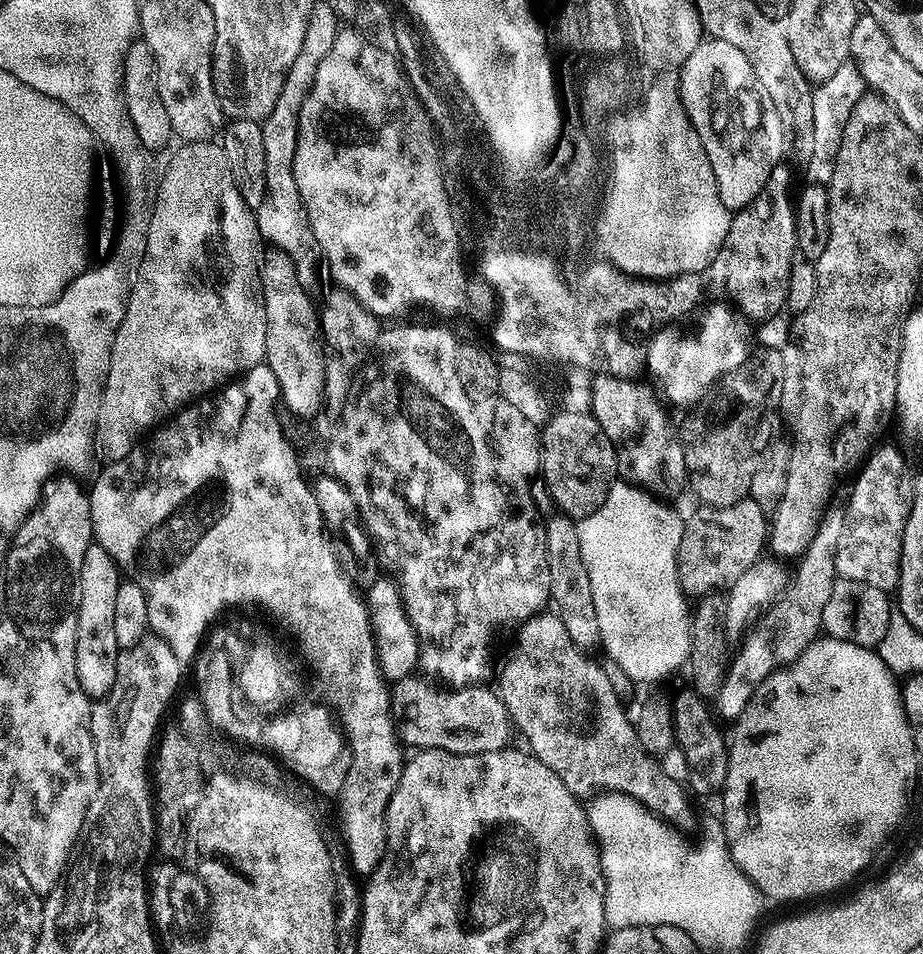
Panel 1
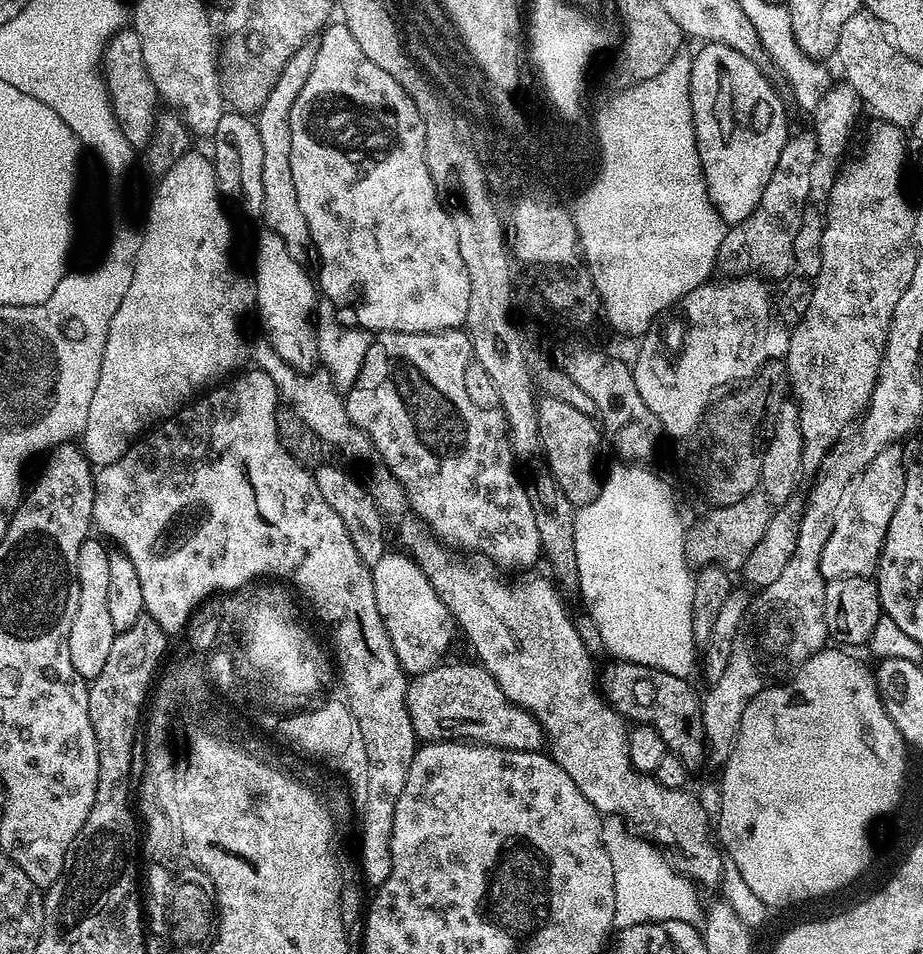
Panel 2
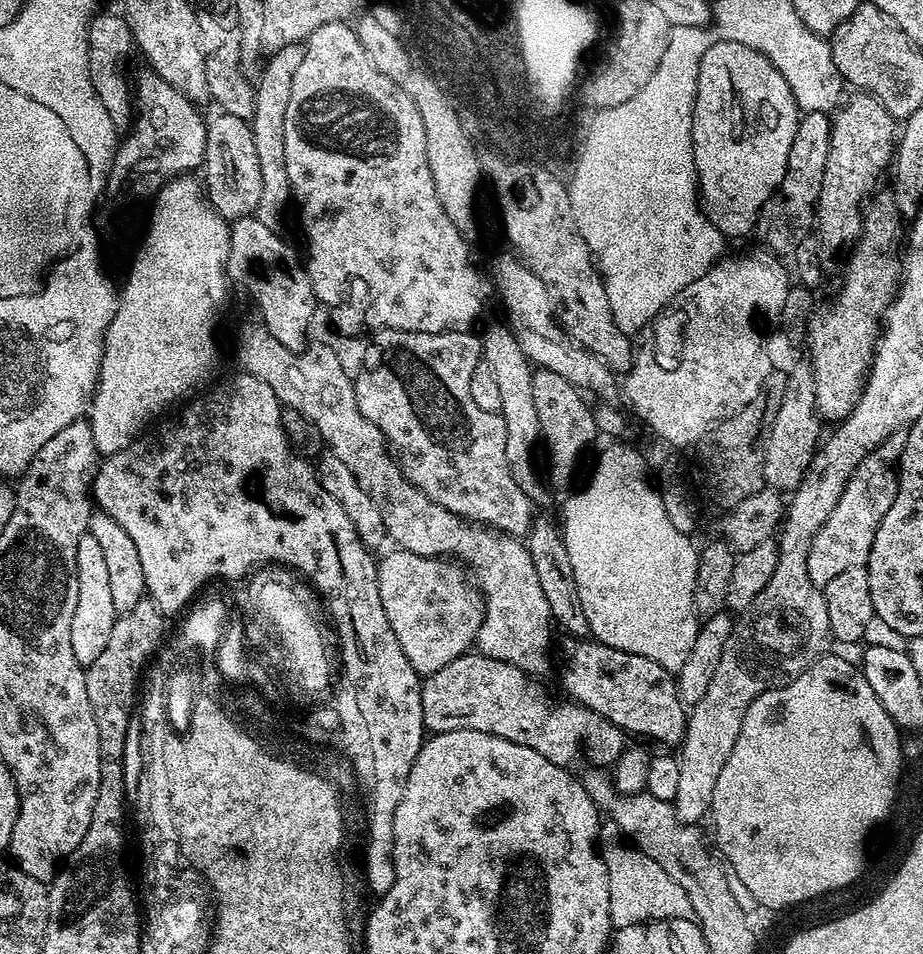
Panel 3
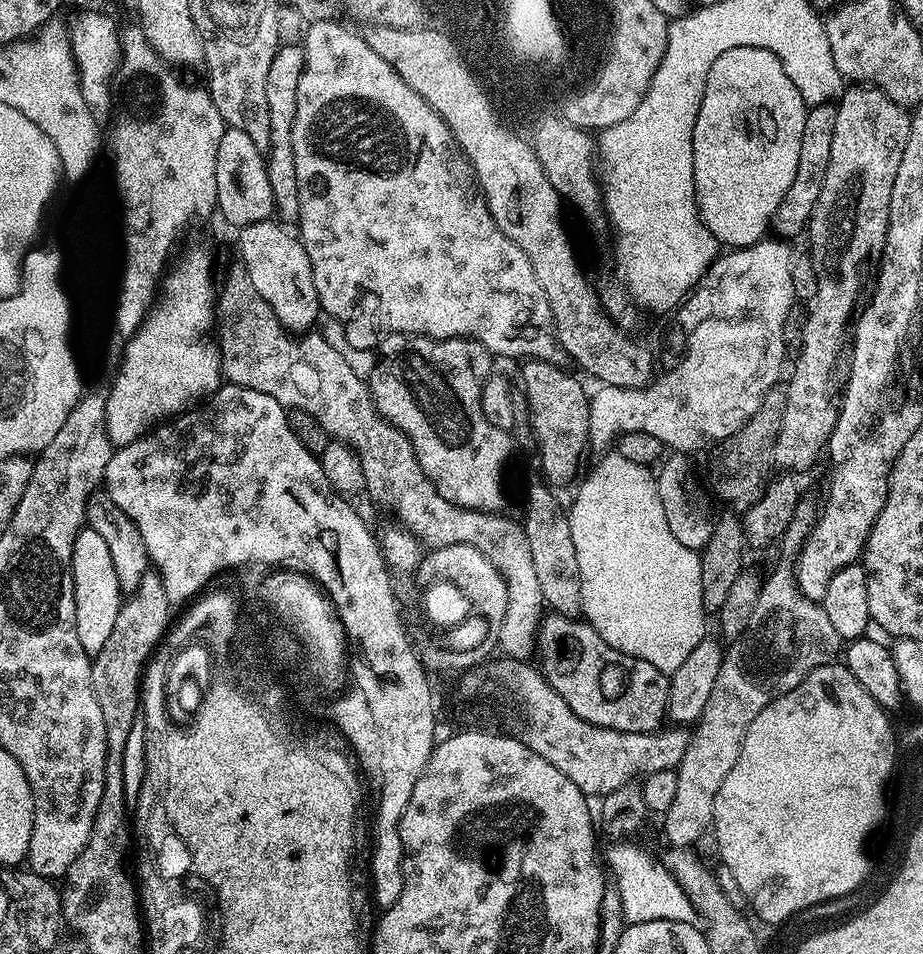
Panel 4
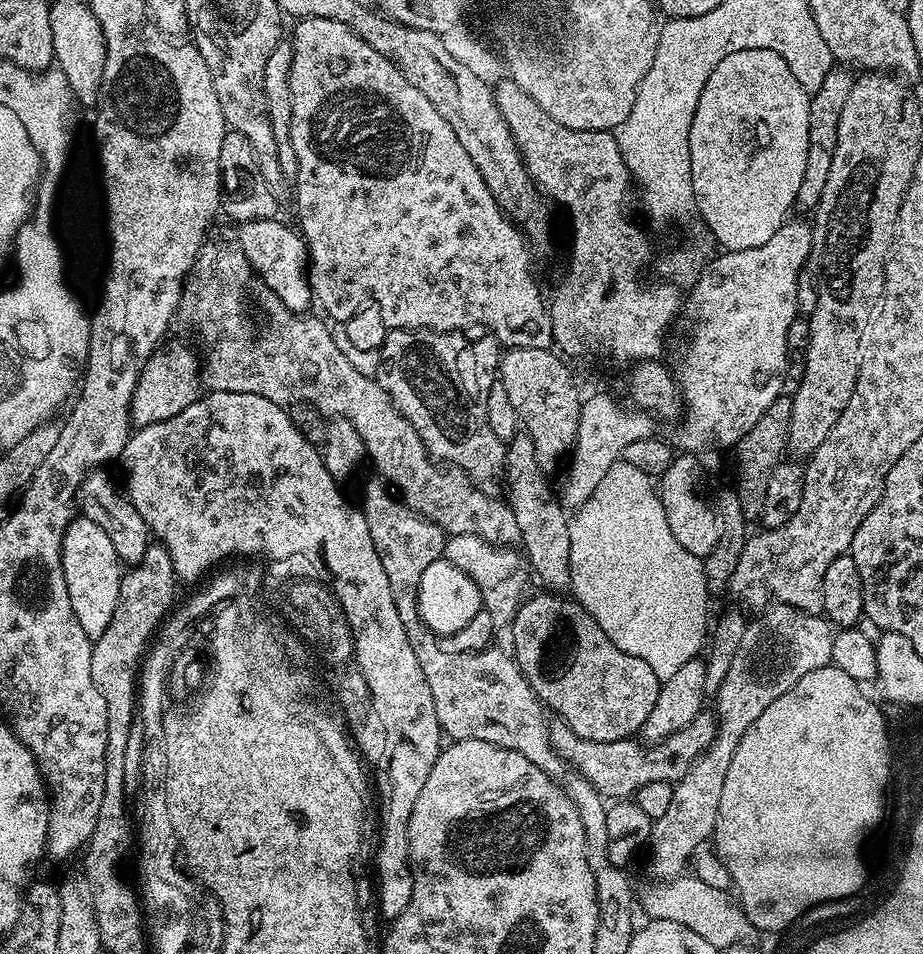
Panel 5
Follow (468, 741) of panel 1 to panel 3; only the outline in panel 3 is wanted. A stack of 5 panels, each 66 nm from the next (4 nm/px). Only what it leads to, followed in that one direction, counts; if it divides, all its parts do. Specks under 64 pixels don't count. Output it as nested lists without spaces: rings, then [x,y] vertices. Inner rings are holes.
[[[465,654],[456,660],[450,662],[449,665],[438,670],[436,673],[430,673],[422,684],[422,706],[424,707],[424,726],[429,733],[449,732],[450,730],[482,730],[482,734],[494,734],[498,738],[506,738],[510,742],[518,742],[518,746],[530,746],[530,750],[542,754],[542,758],[550,758],[550,762],[554,762],[558,766],[571,769],[572,763],[583,754],[589,760],[592,766],[609,766],[615,765],[616,762],[624,755],[626,751],[626,734],[618,726],[614,726],[606,718],[602,718],[598,714],[594,714],[588,708],[582,708],[575,702],[567,702],[568,704],[552,704],[552,700],[539,688],[537,681],[524,673],[520,668],[515,668],[502,662],[501,660],[491,660],[489,656],[481,656],[479,654]]]

